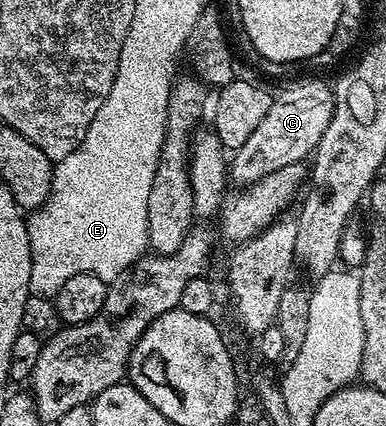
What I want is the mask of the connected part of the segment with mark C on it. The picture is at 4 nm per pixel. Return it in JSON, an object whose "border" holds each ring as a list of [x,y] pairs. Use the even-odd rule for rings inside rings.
{"border":[[[307,77],[304,81],[295,81],[285,86],[279,97],[277,93],[272,100],[269,112],[253,130],[253,135],[245,139],[241,148],[234,150],[229,161],[230,180],[234,184],[236,181],[236,186],[246,187],[265,175],[273,175],[273,171],[281,171],[281,167],[306,162],[319,146],[321,135],[325,135],[325,127],[329,127],[334,106],[332,86],[315,77]]]}

